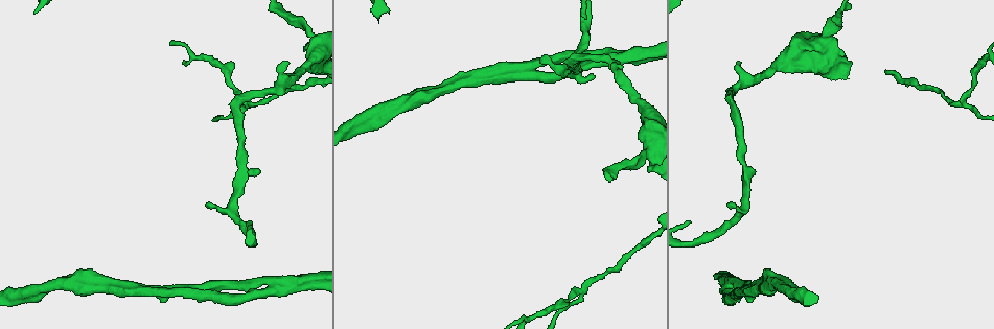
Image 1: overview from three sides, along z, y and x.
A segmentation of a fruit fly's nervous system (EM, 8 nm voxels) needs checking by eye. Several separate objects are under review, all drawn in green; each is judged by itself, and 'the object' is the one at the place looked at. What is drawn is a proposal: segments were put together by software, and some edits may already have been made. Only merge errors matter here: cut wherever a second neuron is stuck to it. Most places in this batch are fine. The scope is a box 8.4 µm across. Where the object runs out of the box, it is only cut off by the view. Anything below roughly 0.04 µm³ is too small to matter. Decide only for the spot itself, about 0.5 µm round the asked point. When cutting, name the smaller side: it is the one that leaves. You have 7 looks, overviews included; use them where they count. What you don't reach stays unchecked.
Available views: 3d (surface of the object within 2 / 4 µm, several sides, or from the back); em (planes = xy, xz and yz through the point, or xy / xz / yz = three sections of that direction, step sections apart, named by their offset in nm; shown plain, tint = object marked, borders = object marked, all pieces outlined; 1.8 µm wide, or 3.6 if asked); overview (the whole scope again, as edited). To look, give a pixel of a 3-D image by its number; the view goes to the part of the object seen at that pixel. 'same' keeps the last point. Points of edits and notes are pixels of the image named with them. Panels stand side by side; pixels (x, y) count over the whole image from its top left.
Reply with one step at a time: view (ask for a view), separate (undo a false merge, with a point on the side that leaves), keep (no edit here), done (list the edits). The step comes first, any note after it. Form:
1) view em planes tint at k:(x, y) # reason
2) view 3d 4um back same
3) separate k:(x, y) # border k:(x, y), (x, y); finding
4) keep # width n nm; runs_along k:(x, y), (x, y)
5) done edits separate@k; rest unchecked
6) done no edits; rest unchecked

view 3d 2um at 1:(575, 58)

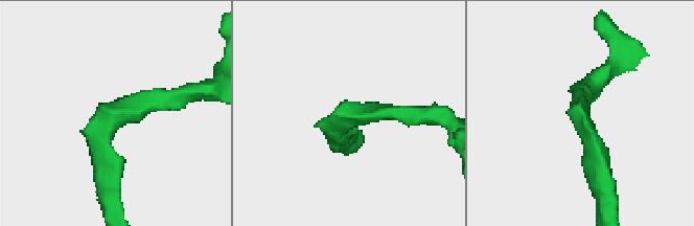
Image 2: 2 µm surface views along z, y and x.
view em planes tint at 2:(348, 113)

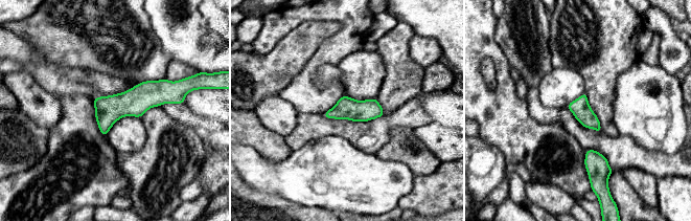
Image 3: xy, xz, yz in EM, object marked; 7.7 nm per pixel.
keep # runs_along 3:(175, 97), (122, 104), (100, 126); one neuron here

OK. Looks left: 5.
view em xy step 16 tint at 1:(825, 36) # abrupt turn

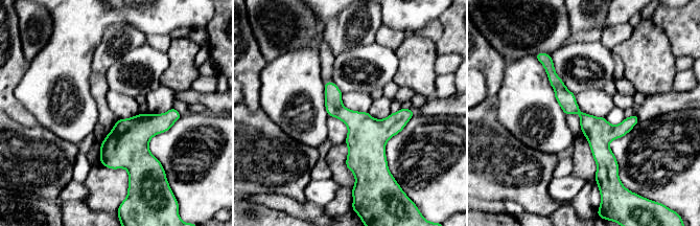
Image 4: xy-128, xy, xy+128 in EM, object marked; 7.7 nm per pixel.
view em planes tint same # another direction

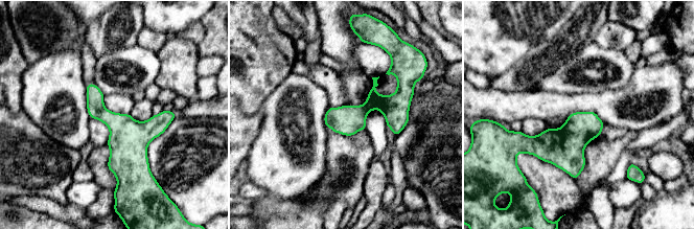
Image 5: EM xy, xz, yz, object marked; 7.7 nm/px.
keep # runs_along 5:(407, 101), (371, 102), (327, 123); continuous, no second neuron

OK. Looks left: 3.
view em planes plain at 1:(246, 286) # closes a loop

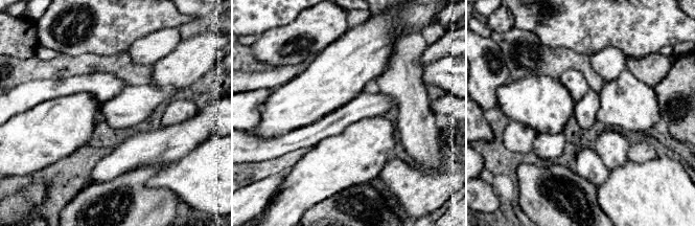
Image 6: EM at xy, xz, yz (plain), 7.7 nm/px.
view em planes tint same # where the object lies

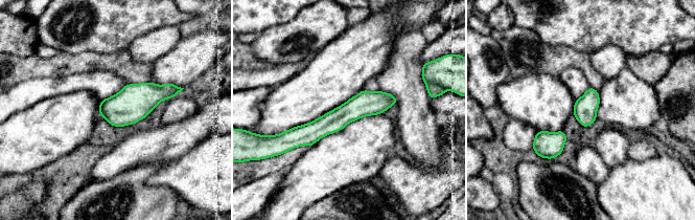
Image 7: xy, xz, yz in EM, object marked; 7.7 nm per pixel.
keep # width 180 nm; all the same neuron

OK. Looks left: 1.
done no edits; rest unchecked

